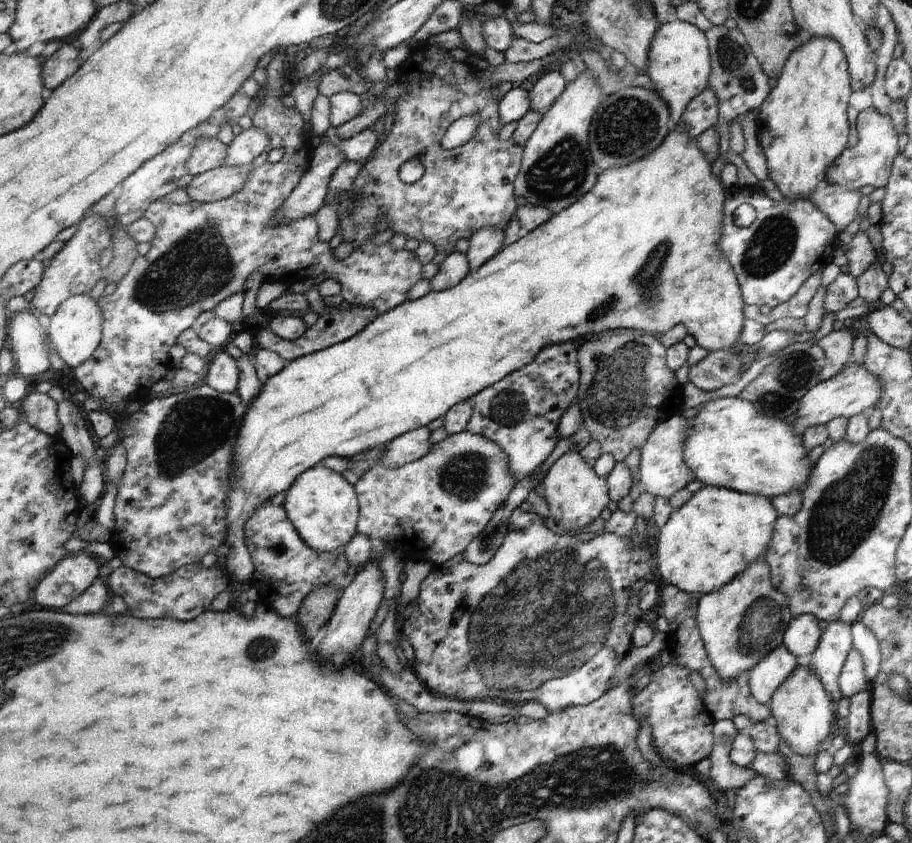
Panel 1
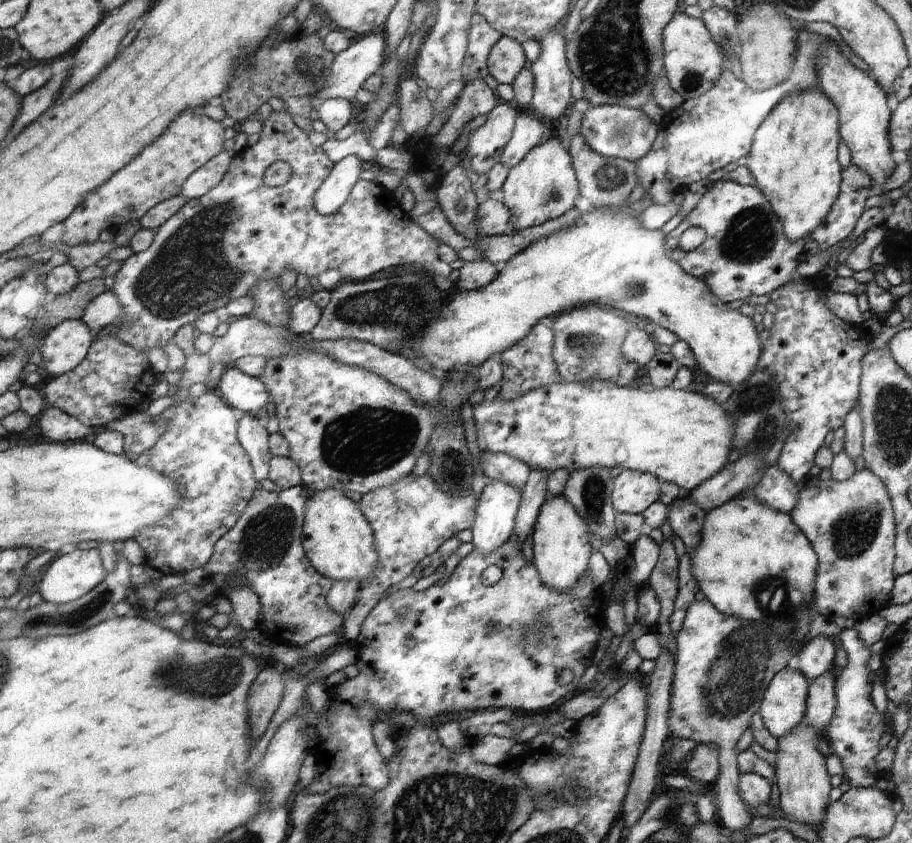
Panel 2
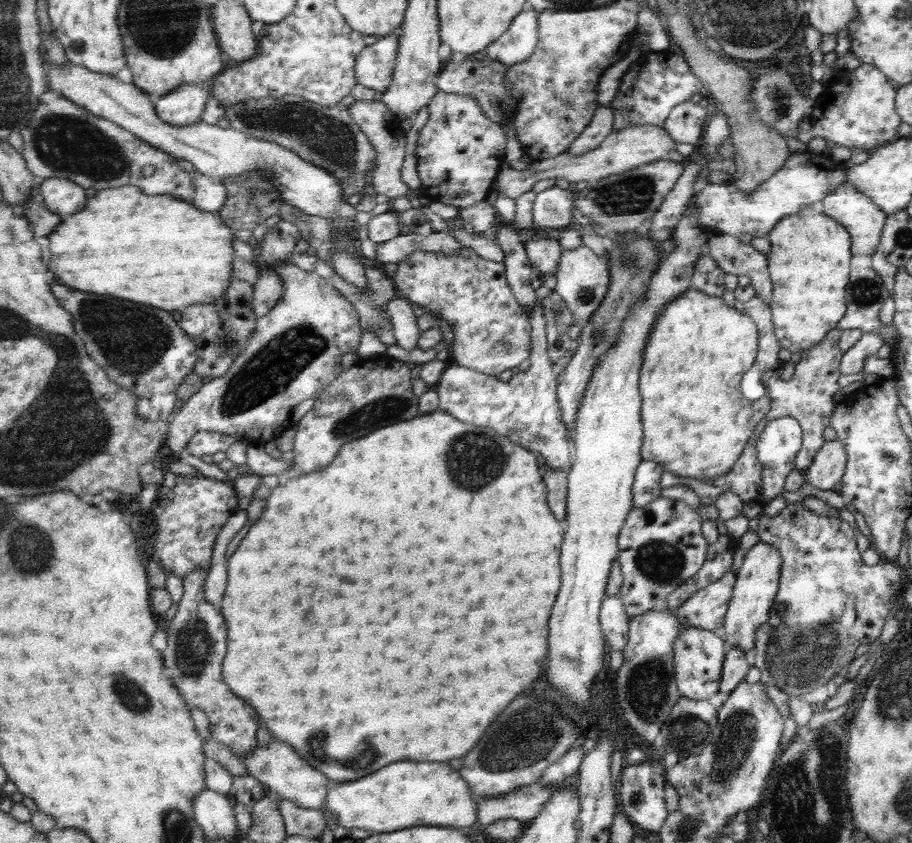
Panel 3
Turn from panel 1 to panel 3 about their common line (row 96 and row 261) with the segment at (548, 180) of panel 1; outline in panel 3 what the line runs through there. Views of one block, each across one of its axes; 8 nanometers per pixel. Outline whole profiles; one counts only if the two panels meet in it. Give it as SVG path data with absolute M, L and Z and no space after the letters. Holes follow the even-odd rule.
M581 244L577 250L563 252L557 276L553 280L553 288L565 298L573 318L587 322L599 308L599 304L605 300L605 294L611 292L611 270L603 262L603 258L599 258L595 252L591 252L591 248Z

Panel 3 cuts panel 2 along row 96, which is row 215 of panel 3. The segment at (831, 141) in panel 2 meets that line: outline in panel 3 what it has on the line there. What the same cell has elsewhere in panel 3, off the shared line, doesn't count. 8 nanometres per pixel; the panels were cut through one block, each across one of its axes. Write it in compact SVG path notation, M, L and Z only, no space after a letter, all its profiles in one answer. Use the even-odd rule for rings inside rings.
M811 208L795 212L795 216L783 216L783 220L779 220L773 226L767 238L771 242L771 250L767 254L767 270L773 286L769 302L773 334L777 338L777 344L789 350L791 354L805 352L807 348L819 344L827 332L837 332L835 326L845 314L845 288L849 282L851 238L843 226L835 224L835 220L823 216L821 212L813 212Z

